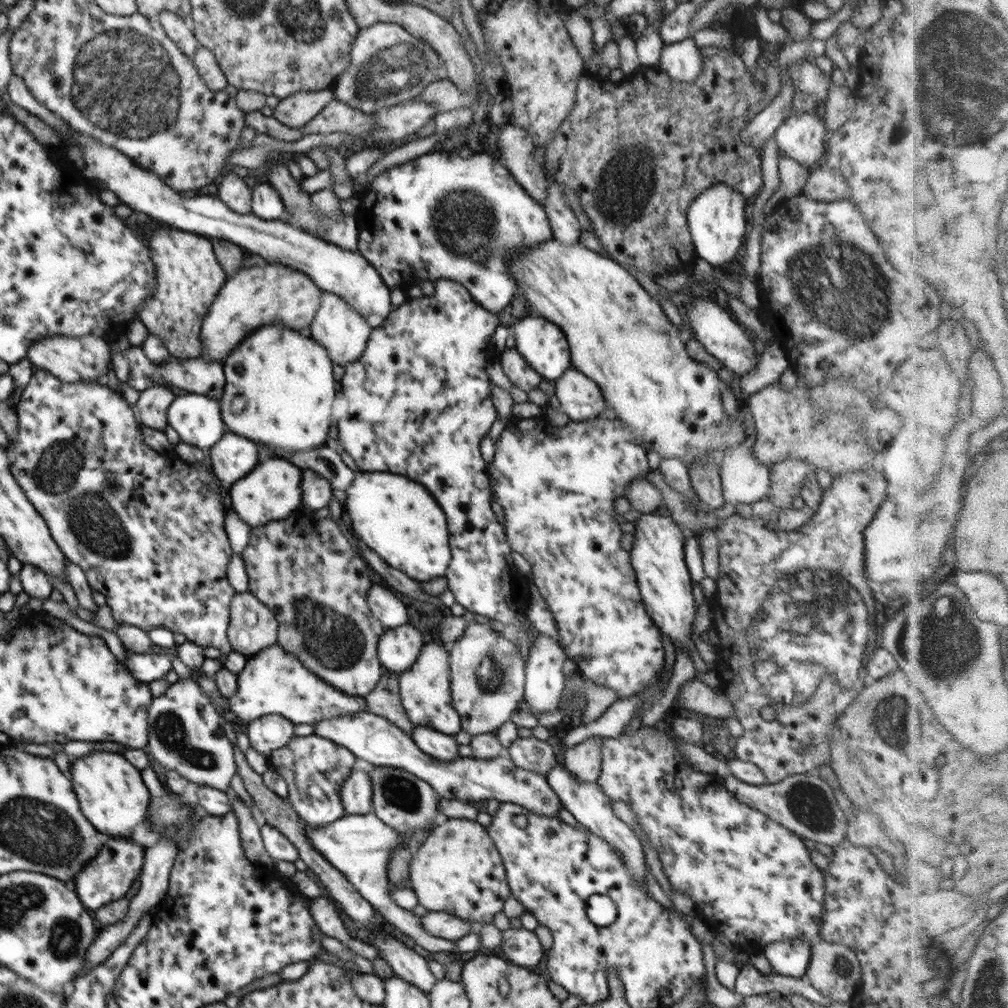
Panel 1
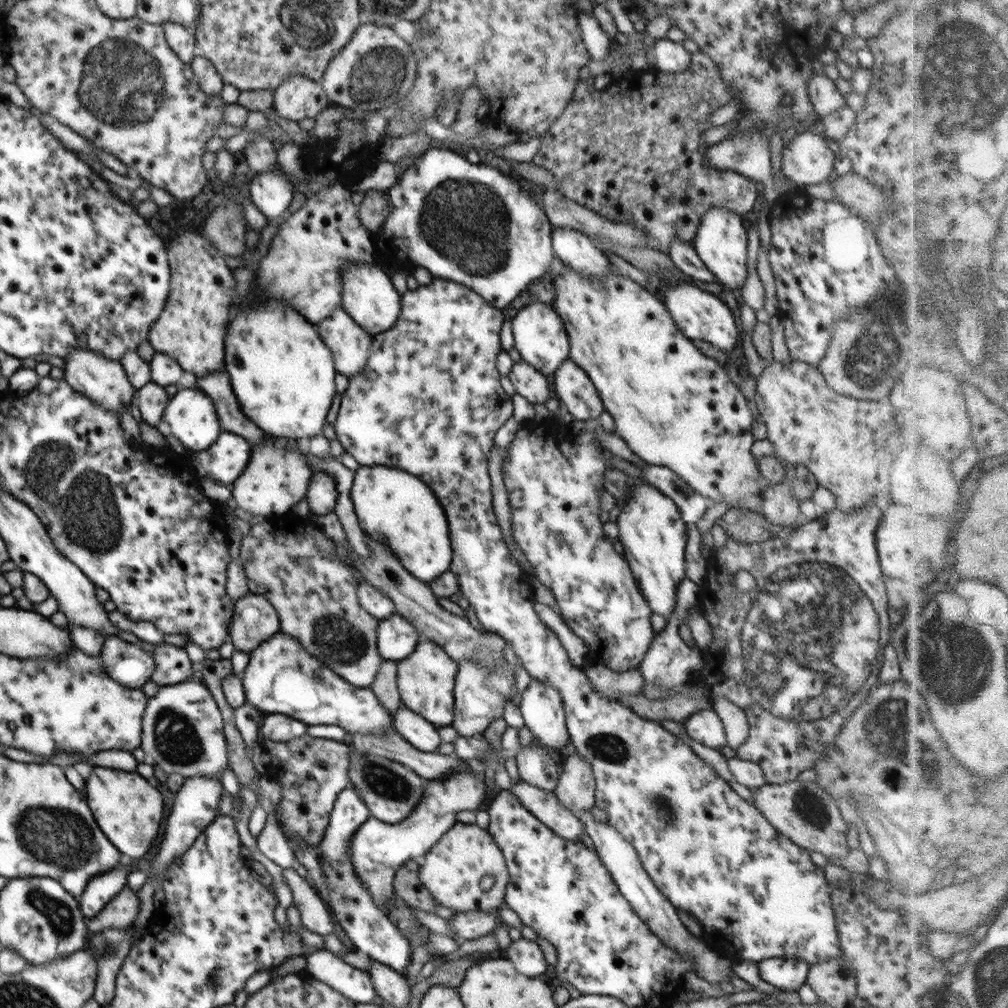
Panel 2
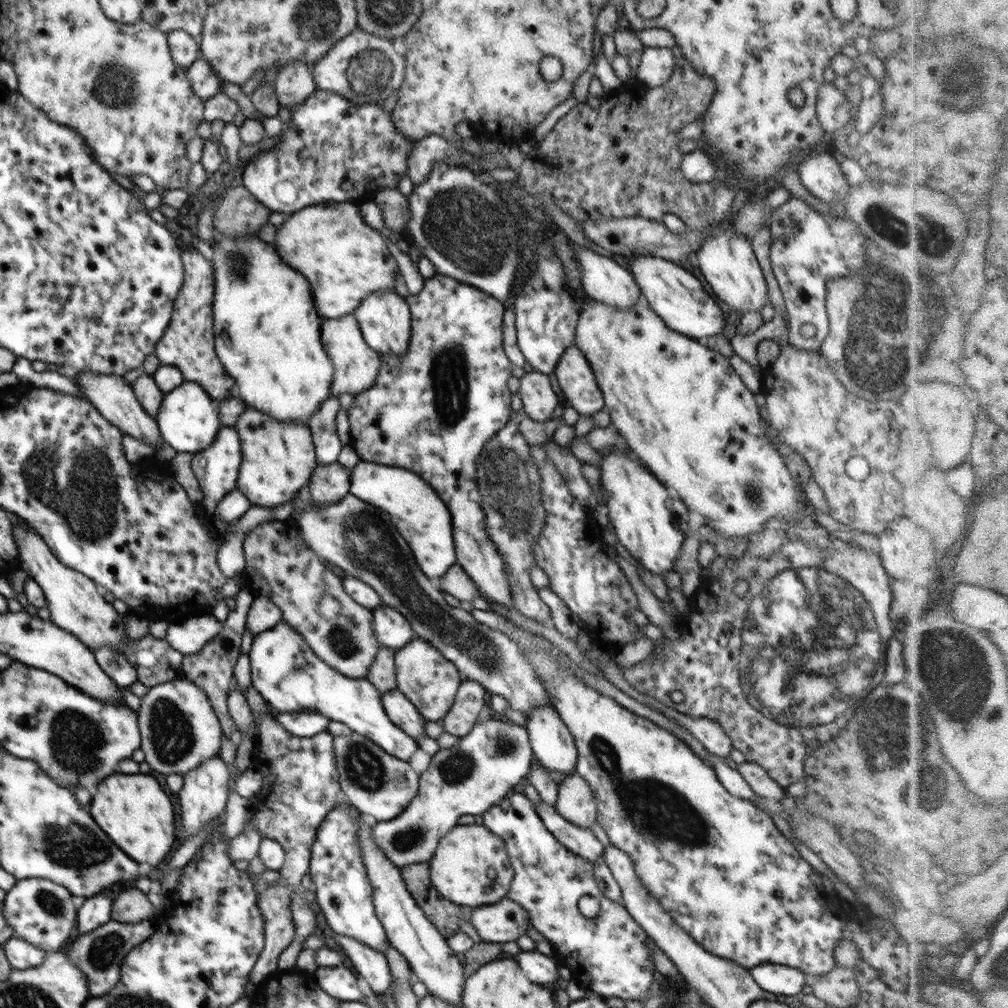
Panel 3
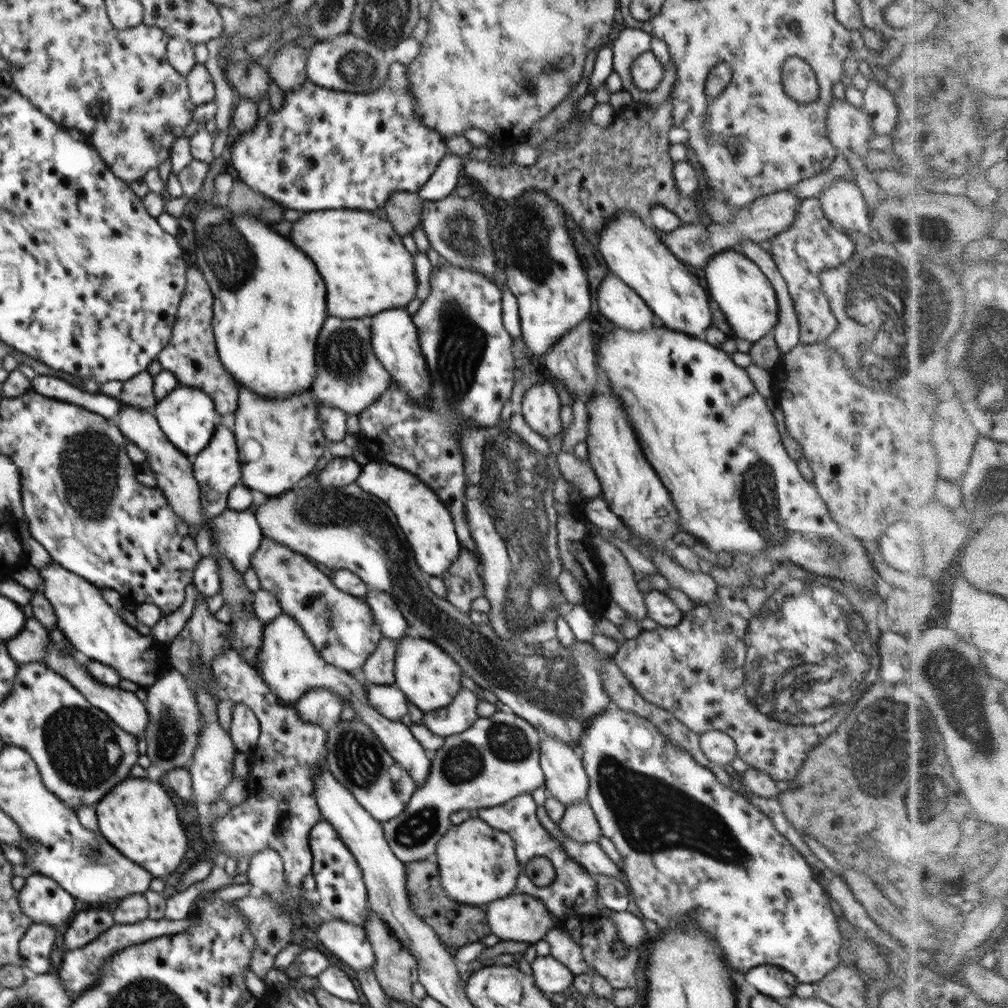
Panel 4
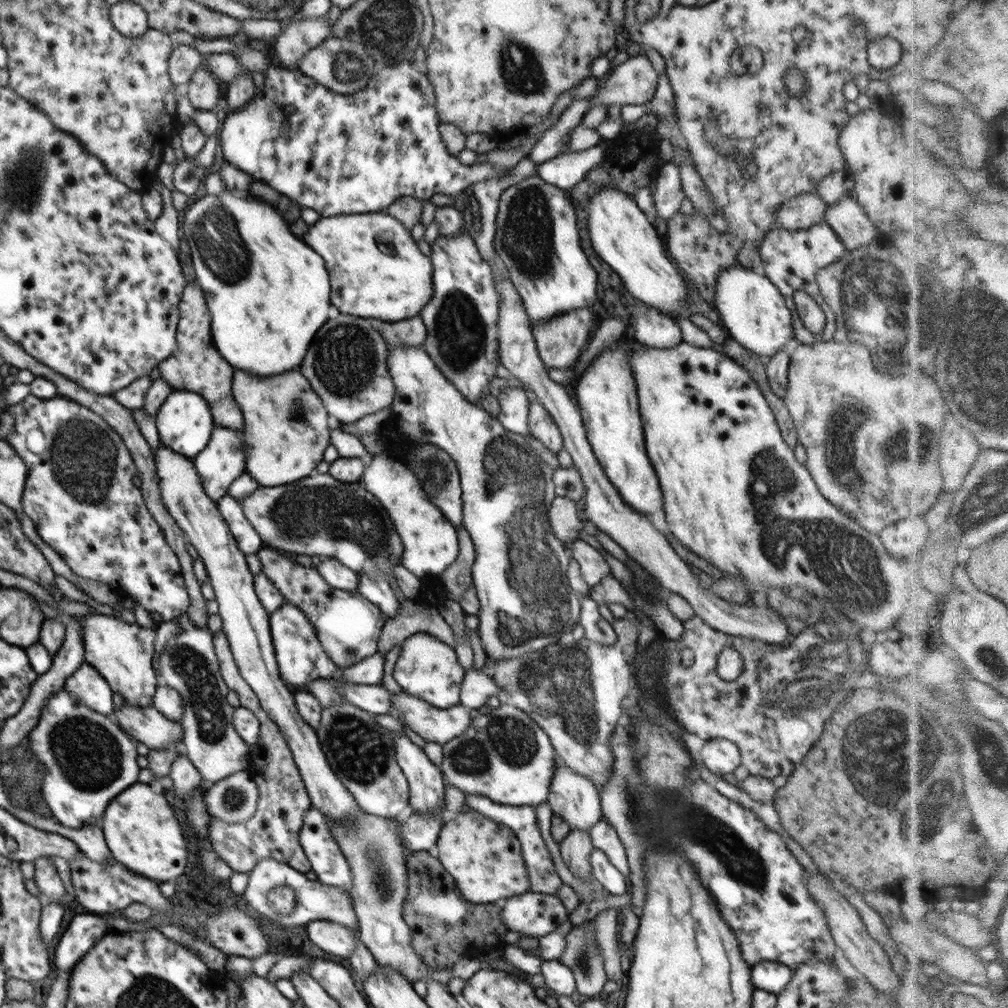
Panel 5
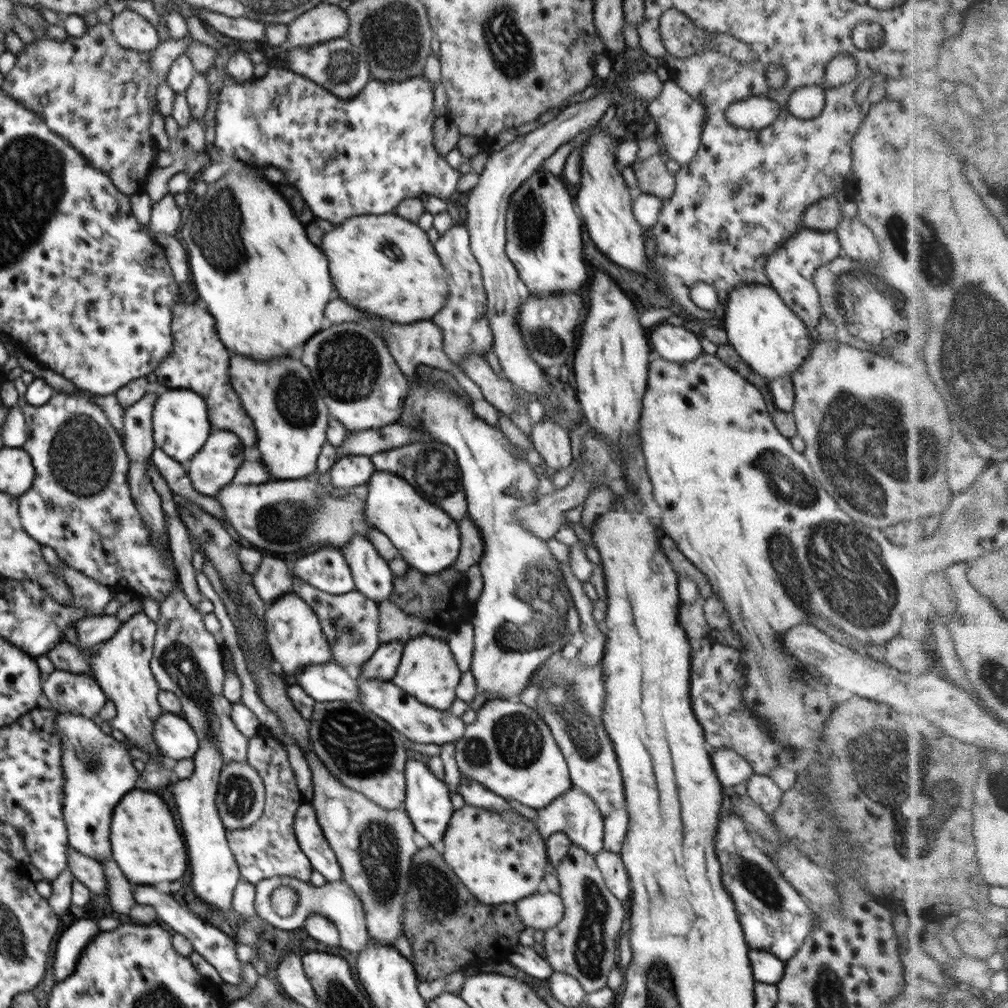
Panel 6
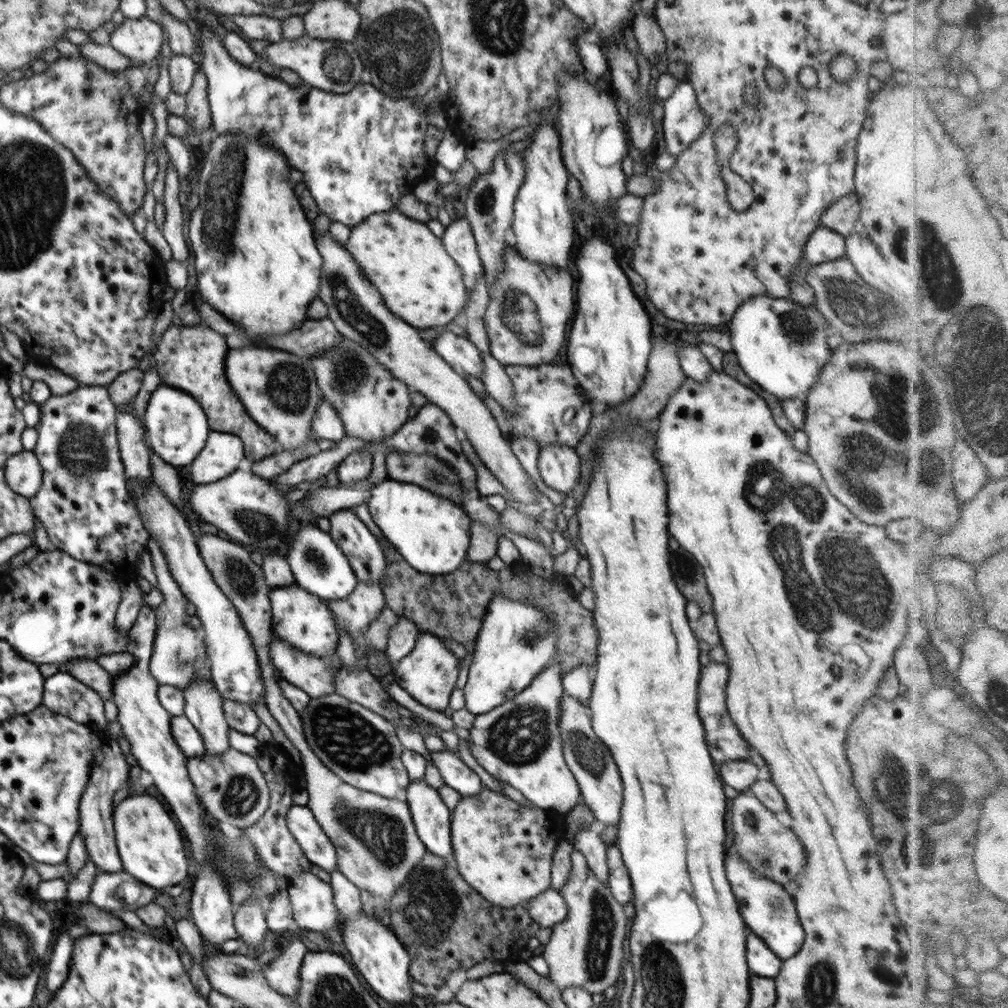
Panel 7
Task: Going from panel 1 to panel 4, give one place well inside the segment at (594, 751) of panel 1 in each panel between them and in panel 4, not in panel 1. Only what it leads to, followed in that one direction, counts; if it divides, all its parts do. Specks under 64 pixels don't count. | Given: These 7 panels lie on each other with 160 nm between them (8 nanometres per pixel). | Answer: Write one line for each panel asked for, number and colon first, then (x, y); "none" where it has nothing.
2: (576, 788)
3: (575, 802)
4: (578, 823)

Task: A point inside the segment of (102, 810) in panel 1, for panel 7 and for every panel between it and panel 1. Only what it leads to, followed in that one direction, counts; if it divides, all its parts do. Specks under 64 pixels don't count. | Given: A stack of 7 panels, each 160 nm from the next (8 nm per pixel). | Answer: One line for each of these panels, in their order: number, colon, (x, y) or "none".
2: (128, 809)
3: (135, 812)
4: (137, 817)
5: (141, 831)
6: (146, 844)
7: (149, 843)

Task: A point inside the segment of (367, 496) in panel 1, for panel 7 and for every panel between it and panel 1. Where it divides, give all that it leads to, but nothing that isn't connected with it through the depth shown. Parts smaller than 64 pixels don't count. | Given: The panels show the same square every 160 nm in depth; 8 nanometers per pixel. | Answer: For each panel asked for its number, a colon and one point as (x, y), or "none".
2: (390, 503)
3: (420, 516)
4: (428, 526)
5: (430, 544)
6: (426, 537)
7: (432, 533)

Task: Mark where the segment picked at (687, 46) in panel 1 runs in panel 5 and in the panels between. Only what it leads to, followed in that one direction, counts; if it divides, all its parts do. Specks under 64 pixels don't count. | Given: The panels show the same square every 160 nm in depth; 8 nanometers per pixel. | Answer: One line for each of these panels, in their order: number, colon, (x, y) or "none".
2: (669, 57)
3: (656, 65)
4: (646, 72)
5: (634, 81)

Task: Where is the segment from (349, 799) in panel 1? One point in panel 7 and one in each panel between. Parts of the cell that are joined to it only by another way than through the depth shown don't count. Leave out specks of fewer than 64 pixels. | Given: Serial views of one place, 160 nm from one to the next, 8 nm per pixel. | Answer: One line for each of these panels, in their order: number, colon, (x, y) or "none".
2: (369, 928)
3: (344, 893)
4: (339, 879)
5: (329, 864)
6: (310, 837)
7: (301, 822)

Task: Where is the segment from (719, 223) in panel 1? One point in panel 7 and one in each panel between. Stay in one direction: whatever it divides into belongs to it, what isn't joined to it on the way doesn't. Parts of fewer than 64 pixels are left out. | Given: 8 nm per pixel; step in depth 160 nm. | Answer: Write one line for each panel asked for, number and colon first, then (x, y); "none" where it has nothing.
2: (721, 240)
3: (727, 260)
4: (744, 294)
5: (753, 311)
6: (771, 338)
7: (780, 345)

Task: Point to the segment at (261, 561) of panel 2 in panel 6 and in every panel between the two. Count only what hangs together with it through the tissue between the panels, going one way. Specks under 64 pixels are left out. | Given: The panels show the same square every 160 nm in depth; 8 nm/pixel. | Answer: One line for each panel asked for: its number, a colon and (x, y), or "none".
3: (280, 566)
4: (343, 629)
5: (348, 626)
6: (350, 622)

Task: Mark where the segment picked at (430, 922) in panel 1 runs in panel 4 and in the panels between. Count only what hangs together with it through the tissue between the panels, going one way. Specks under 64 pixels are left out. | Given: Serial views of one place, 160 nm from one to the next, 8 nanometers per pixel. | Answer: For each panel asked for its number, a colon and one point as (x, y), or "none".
2: (470, 925)
3: (504, 921)
4: (518, 917)

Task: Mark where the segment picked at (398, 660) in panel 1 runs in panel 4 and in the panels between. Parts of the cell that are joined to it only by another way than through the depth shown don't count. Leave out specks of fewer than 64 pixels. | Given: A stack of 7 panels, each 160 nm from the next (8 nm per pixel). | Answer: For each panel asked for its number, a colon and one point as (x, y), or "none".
2: (396, 636)
3: (392, 630)
4: (391, 620)

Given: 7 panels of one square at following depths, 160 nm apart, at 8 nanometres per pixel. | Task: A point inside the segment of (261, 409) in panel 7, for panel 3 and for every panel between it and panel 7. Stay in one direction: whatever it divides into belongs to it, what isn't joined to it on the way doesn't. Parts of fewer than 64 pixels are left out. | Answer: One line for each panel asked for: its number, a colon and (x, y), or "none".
3: (278, 457)
4: (280, 440)
5: (286, 432)
6: (280, 396)

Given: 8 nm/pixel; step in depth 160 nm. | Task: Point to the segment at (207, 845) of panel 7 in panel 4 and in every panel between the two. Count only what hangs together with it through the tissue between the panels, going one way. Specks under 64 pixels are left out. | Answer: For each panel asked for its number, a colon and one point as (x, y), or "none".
4: (93, 627)
5: (121, 650)
6: (121, 666)

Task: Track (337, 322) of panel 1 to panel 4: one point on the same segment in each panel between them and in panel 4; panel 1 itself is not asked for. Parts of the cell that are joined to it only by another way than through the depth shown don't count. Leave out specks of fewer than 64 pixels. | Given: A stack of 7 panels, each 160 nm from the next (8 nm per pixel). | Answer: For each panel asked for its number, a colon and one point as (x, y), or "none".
2: (350, 345)
3: (356, 365)
4: (349, 377)

